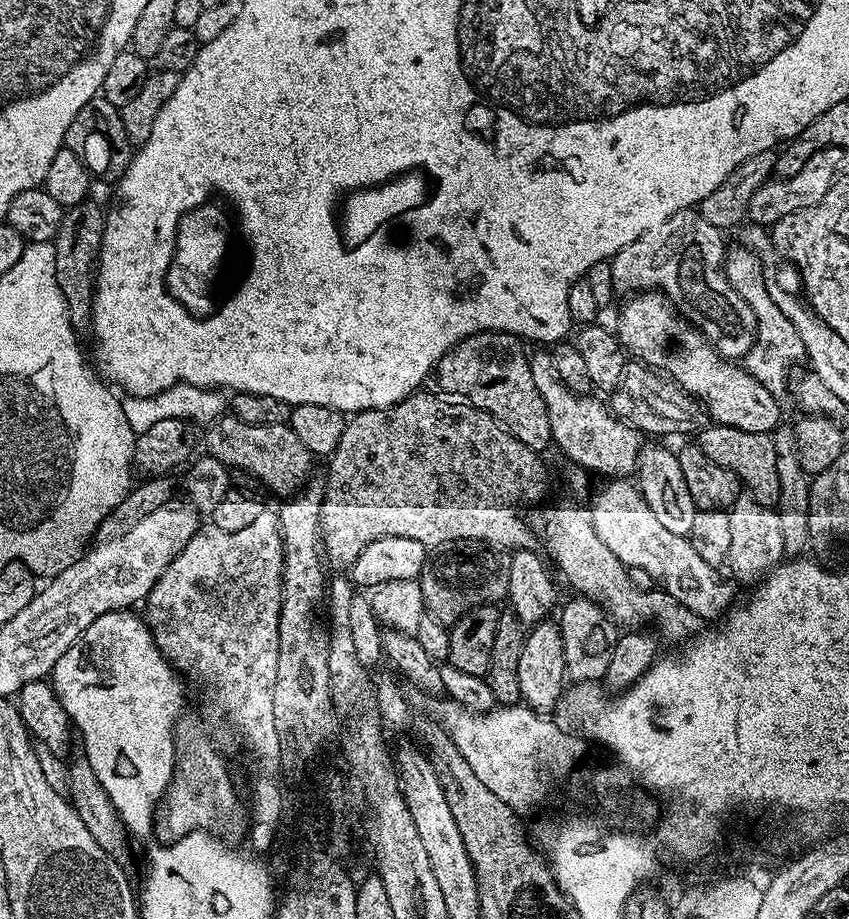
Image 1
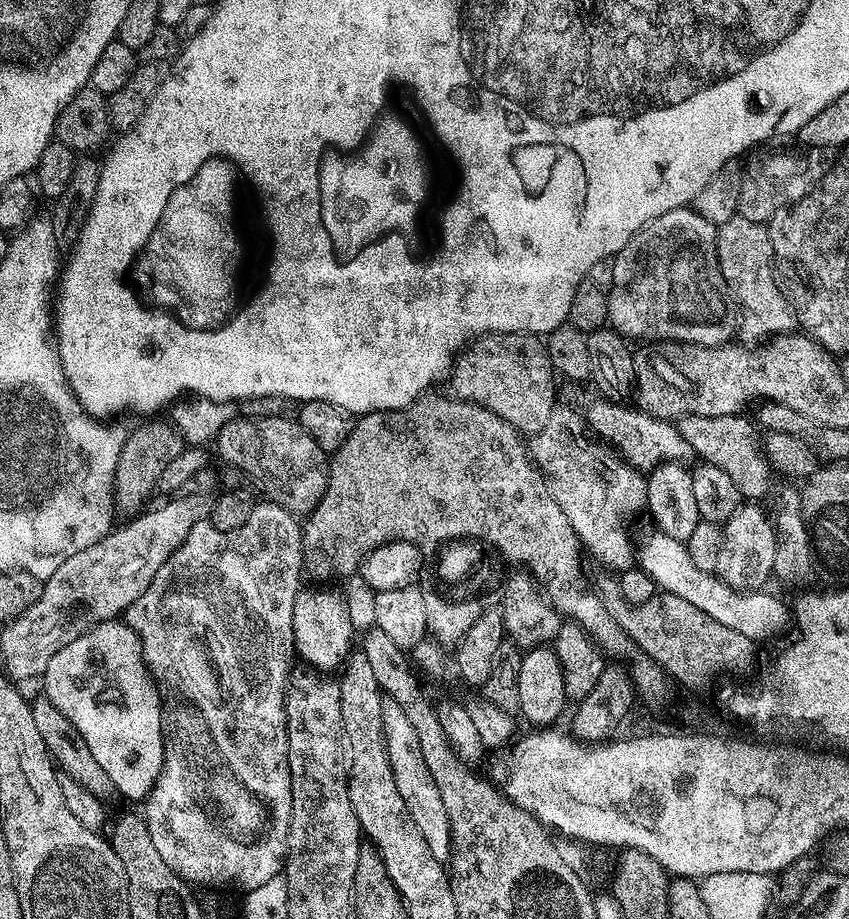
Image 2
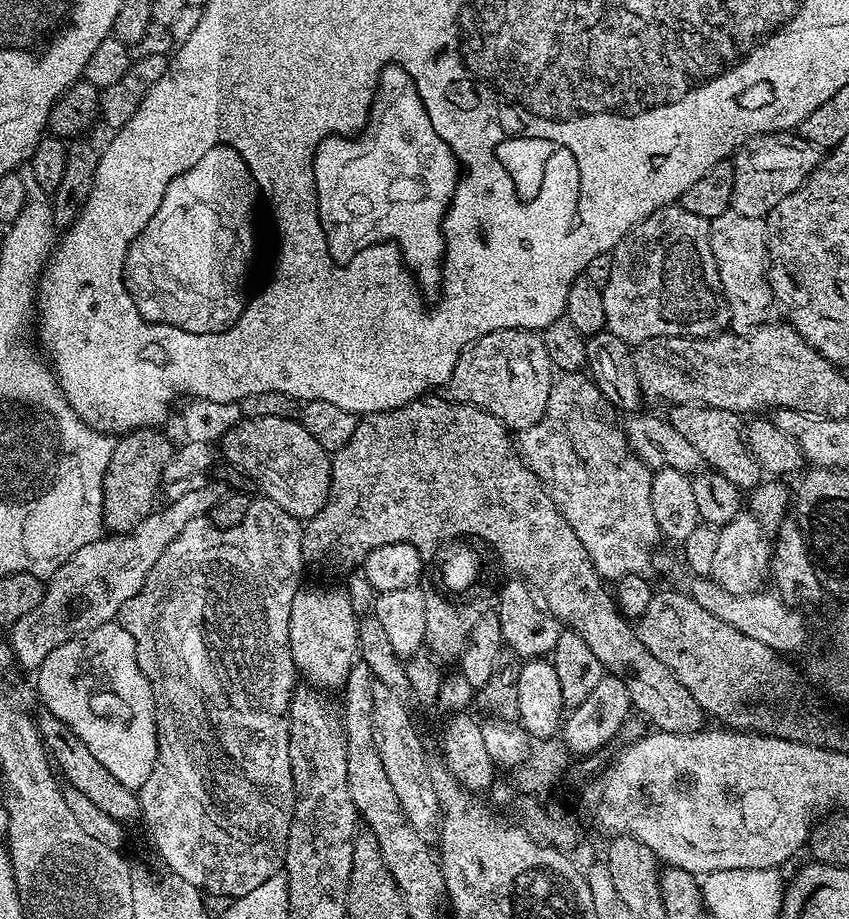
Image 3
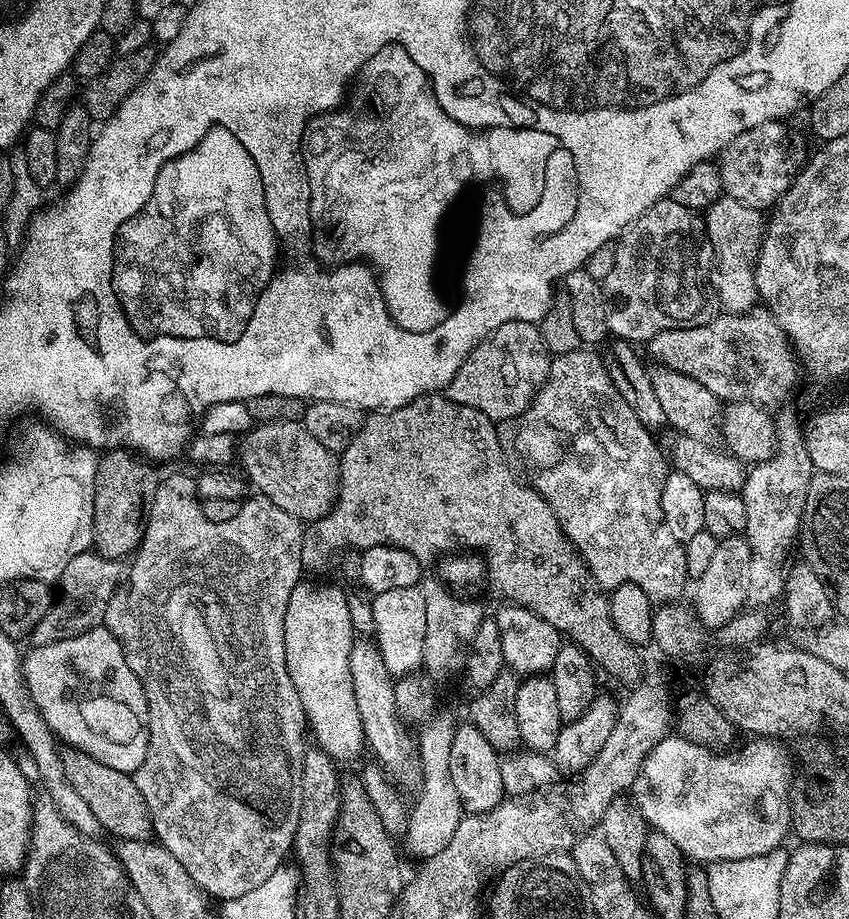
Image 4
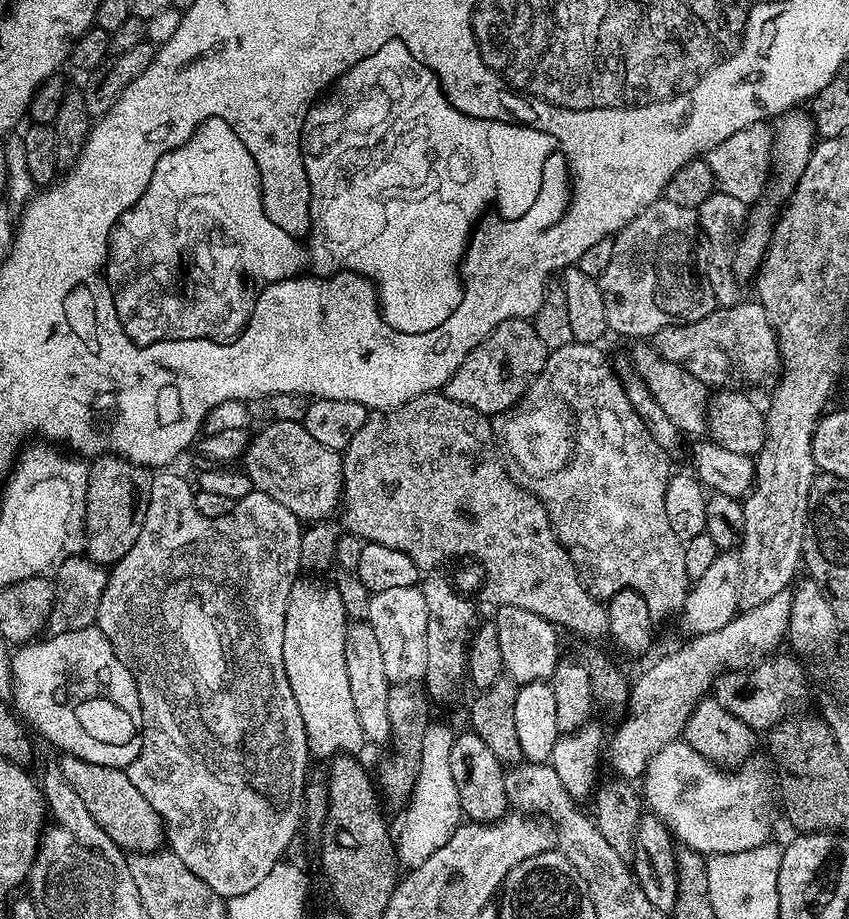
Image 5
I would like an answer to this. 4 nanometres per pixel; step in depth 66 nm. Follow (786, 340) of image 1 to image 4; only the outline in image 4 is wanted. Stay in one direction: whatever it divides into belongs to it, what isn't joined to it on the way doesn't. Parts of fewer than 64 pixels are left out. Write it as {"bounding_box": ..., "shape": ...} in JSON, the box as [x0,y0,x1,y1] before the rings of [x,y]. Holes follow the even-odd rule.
{"bounding_box":[702,196,766,313],"shape":[[[721,196],[702,216],[704,231],[712,247],[712,284],[725,313],[748,313],[757,307],[760,295],[756,285],[756,259],[764,241],[766,216],[759,208],[742,206],[729,196]]]}

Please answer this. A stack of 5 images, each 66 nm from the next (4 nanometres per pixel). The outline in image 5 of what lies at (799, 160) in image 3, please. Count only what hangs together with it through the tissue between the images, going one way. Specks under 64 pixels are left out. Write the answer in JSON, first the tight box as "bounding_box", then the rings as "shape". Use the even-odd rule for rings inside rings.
{"bounding_box":[706,120,774,205],"shape":[[[759,120],[718,142],[706,154],[710,170],[719,191],[738,198],[738,202],[755,205],[768,188],[768,176],[774,172],[774,128],[771,123]]]}

